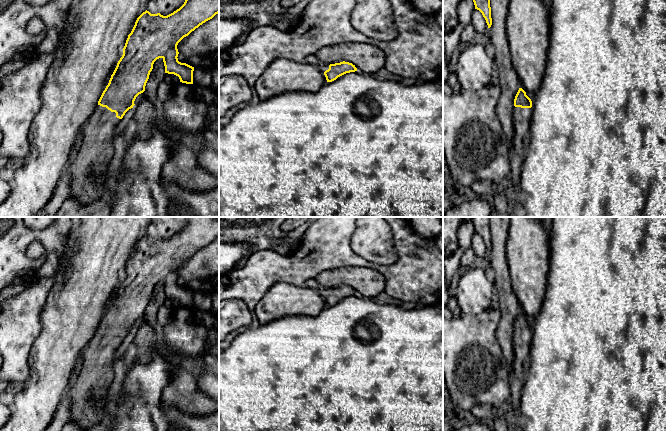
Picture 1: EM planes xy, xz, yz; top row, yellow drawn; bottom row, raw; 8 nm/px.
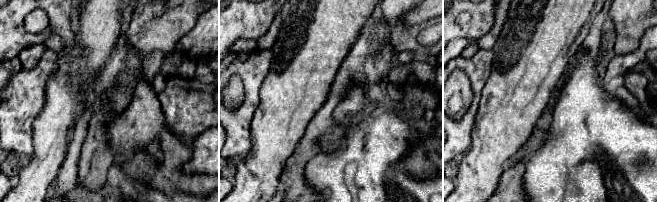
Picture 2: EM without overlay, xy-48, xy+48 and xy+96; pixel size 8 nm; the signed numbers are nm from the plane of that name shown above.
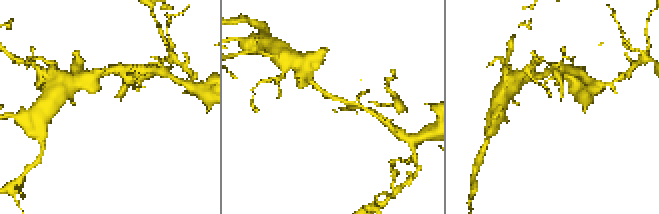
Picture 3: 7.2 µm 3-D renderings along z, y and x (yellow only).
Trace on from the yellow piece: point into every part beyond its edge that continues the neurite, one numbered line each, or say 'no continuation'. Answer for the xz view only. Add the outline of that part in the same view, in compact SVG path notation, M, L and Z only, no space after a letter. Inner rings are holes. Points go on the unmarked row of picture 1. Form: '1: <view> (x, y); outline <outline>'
1: xz (322, 291); outline M319 287L318 292L322 297L324 297L326 294L329 293L329 289L330 288Z

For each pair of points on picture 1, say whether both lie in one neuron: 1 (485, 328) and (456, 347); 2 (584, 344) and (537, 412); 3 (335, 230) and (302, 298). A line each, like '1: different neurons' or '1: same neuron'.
1: same neuron
2: same neuron
3: different neurons

